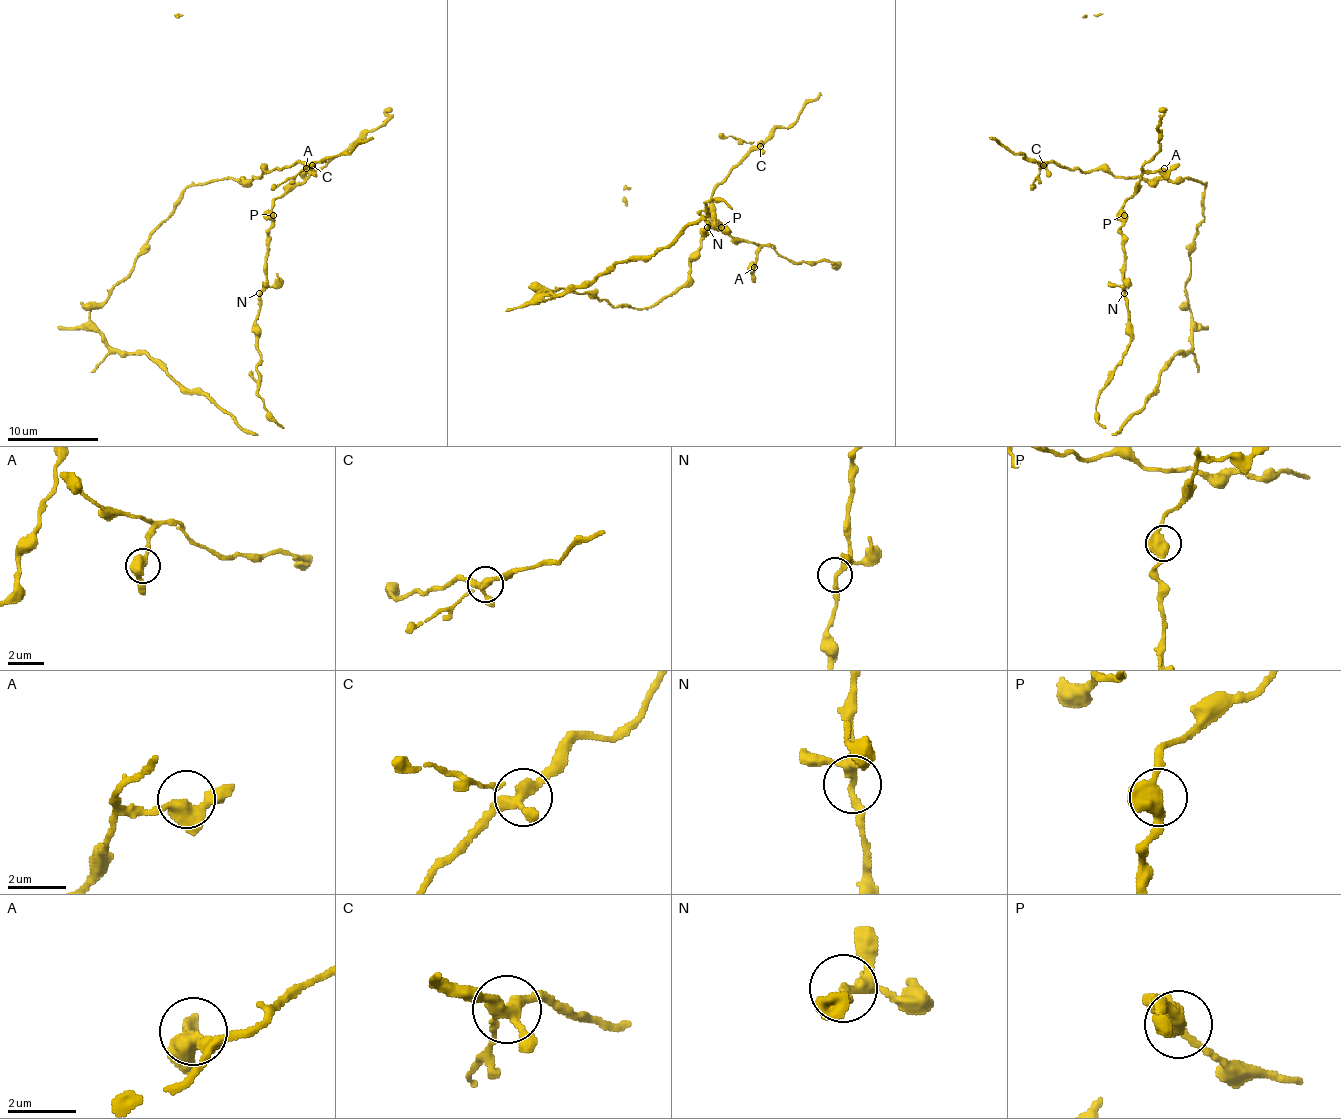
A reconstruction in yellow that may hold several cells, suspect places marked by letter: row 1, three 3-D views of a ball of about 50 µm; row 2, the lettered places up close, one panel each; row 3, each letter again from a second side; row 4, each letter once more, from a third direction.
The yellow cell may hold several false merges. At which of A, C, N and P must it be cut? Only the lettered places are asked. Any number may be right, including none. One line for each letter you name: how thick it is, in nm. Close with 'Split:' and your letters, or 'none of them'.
Split: none of them

